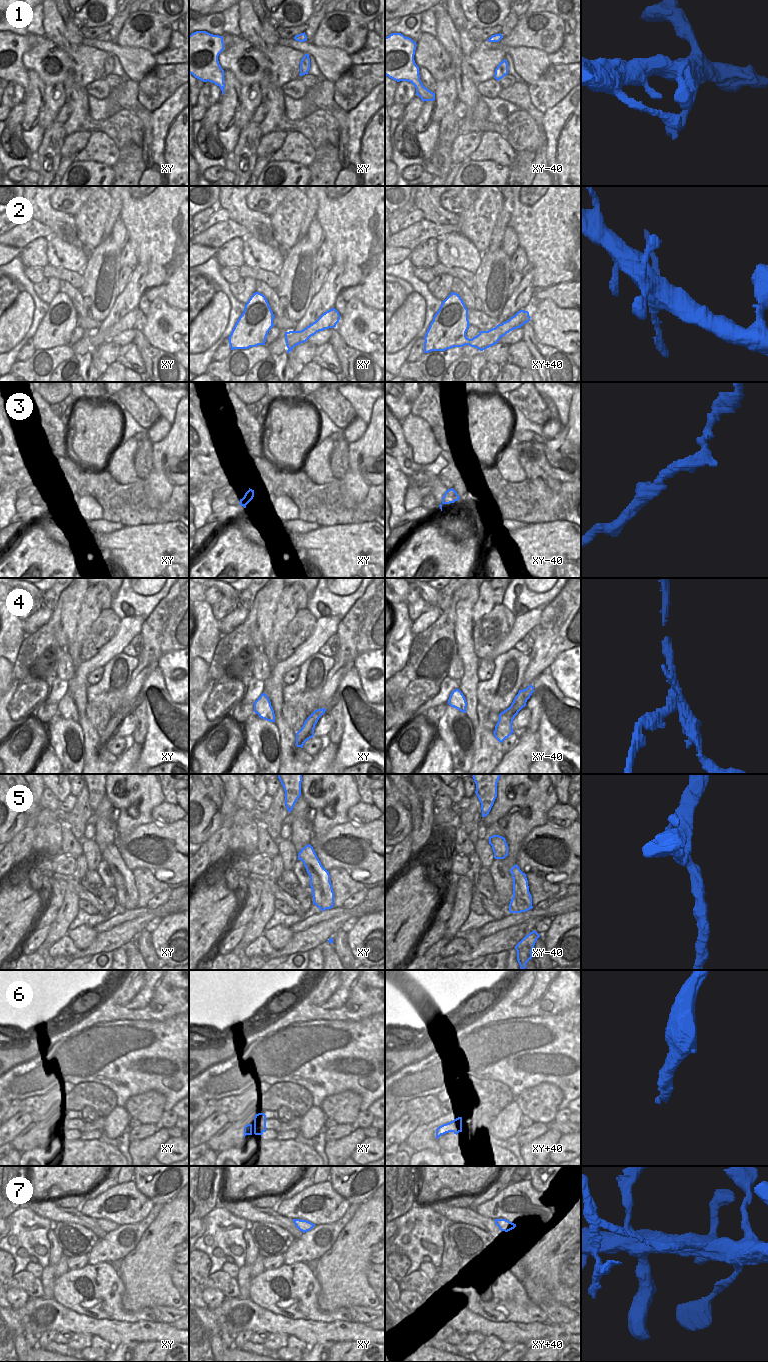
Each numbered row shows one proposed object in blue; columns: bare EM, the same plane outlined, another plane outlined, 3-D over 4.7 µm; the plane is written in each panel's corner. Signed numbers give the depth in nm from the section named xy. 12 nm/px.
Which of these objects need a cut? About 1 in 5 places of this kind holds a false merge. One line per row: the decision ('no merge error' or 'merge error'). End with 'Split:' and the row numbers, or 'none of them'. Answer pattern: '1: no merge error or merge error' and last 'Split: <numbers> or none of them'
1: no merge error
2: merge error
3: no merge error
4: merge error
5: no merge error
6: merge error
7: merge error
Split: 2, 4, 6, 7

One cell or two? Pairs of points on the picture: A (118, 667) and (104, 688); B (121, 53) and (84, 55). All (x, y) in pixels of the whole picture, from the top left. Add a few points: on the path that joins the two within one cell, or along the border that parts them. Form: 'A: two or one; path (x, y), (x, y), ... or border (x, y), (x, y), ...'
A: one; path (115, 672), (109, 678), (109, 683)
B: two; border (86, 44), (102, 49), (108, 54)

